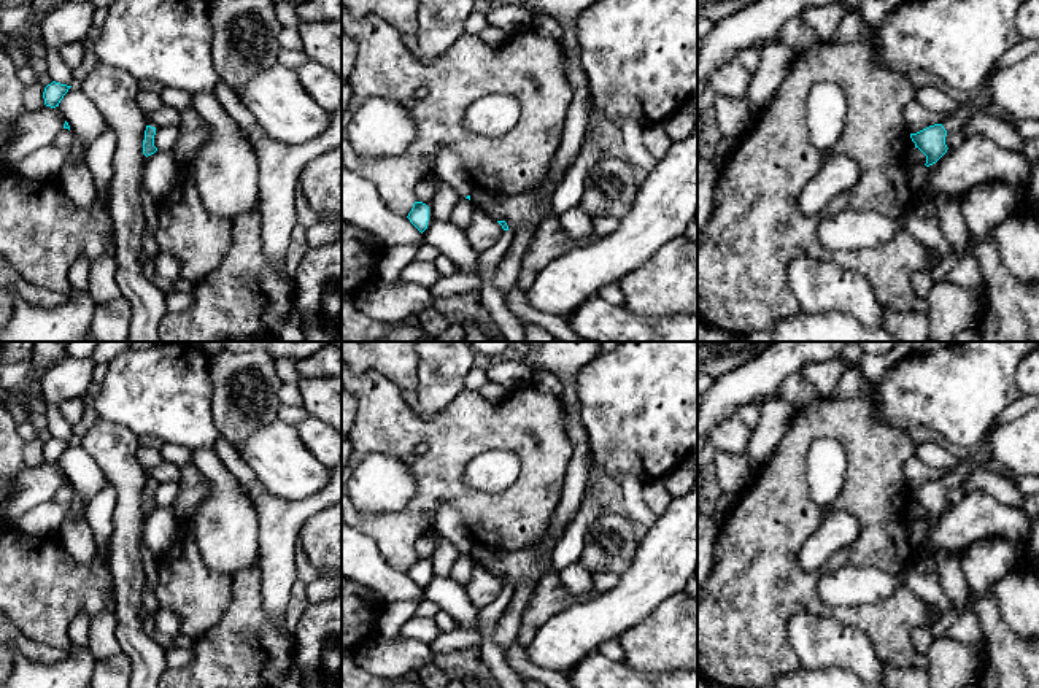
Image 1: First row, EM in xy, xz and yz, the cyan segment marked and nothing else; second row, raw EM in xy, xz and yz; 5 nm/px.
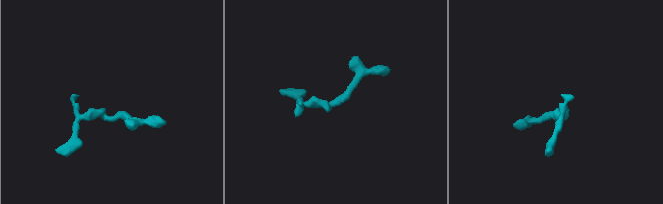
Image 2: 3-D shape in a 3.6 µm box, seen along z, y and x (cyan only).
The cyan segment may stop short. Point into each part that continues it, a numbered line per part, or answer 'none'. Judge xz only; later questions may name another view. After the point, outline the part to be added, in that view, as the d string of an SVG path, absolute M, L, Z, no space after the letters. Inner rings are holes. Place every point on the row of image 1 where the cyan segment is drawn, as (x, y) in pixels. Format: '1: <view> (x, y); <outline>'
1: xz (493, 299); M504 230L500 238L480 254L478 276L481 280L481 302L492 316L494 326L499 329L505 342L524 342L526 330L520 318L507 307L504 292L494 284L496 270L504 256L510 249L512 232Z

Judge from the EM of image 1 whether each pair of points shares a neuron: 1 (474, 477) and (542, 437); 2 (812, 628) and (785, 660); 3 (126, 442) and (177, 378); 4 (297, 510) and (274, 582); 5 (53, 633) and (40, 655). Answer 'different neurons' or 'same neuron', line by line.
1: different neurons
2: different neurons
3: different neurons
4: same neuron
5: different neurons

